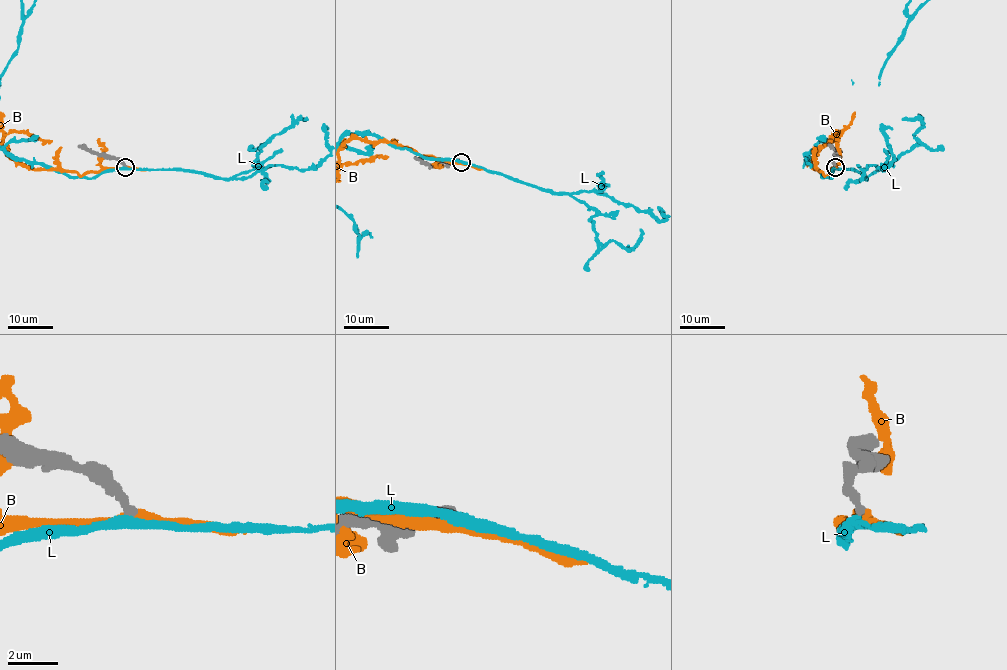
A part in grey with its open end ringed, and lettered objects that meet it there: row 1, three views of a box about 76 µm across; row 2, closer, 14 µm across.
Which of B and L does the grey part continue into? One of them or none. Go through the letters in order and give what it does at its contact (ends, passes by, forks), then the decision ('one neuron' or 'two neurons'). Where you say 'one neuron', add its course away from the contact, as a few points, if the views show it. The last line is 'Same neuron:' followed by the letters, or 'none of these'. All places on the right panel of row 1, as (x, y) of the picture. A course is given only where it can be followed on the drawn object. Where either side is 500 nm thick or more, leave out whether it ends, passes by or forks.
B: it passes by; two neurons
L: it passes by; one neuron
Same neuron: L

